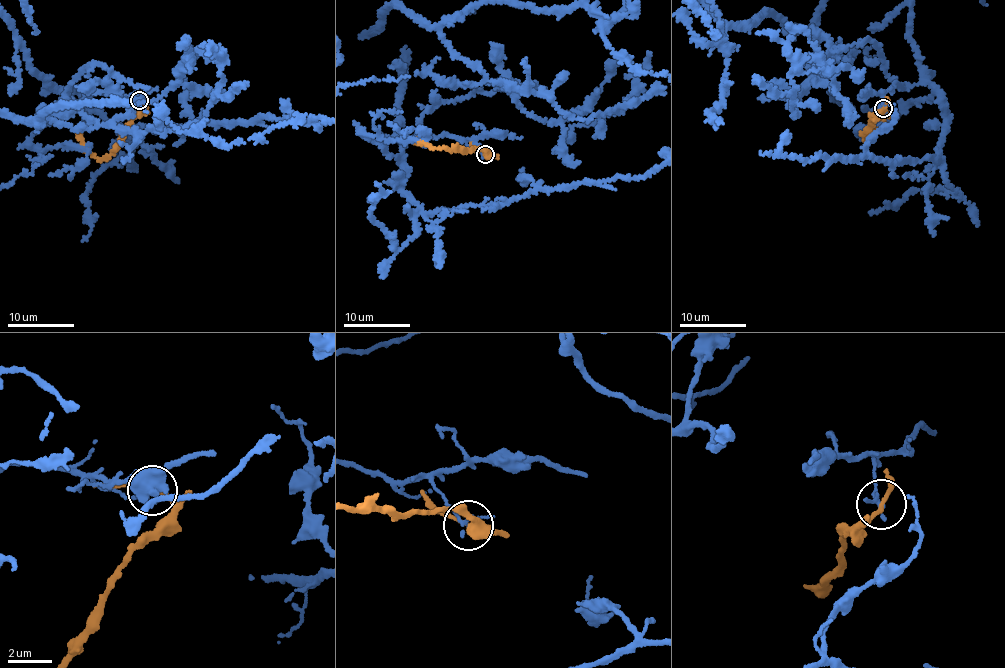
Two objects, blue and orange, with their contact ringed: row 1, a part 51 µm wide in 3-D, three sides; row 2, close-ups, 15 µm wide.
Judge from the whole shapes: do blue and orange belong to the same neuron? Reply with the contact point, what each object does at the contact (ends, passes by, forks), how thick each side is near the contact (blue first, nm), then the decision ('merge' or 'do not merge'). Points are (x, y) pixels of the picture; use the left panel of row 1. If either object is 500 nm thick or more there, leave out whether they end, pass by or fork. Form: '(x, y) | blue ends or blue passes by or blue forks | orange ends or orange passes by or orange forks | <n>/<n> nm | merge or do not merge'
(139, 100) | blue passes by | orange passes by | 140/160 nm | do not merge

